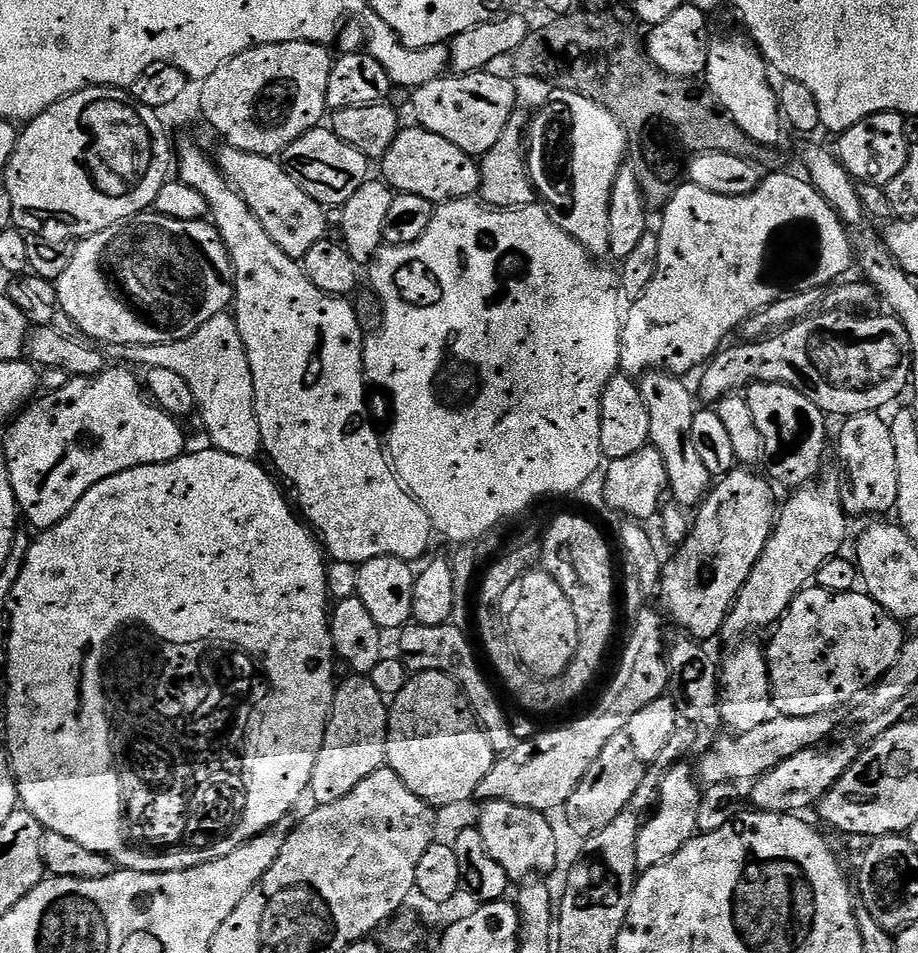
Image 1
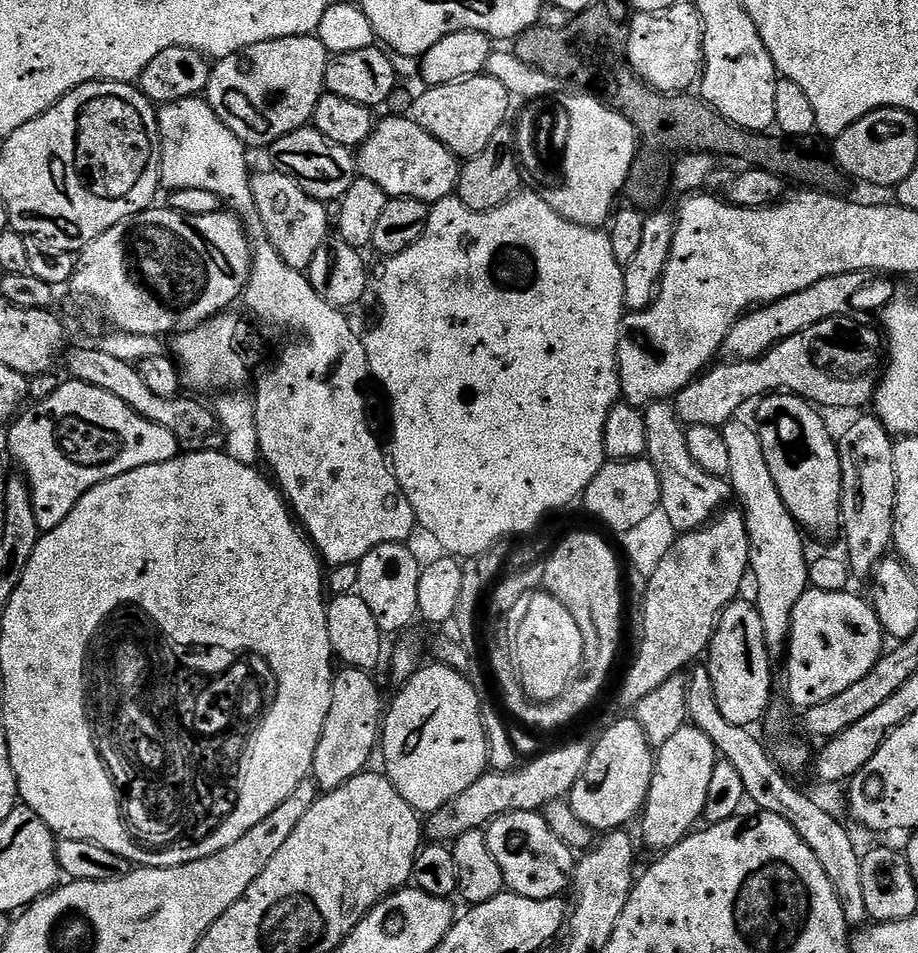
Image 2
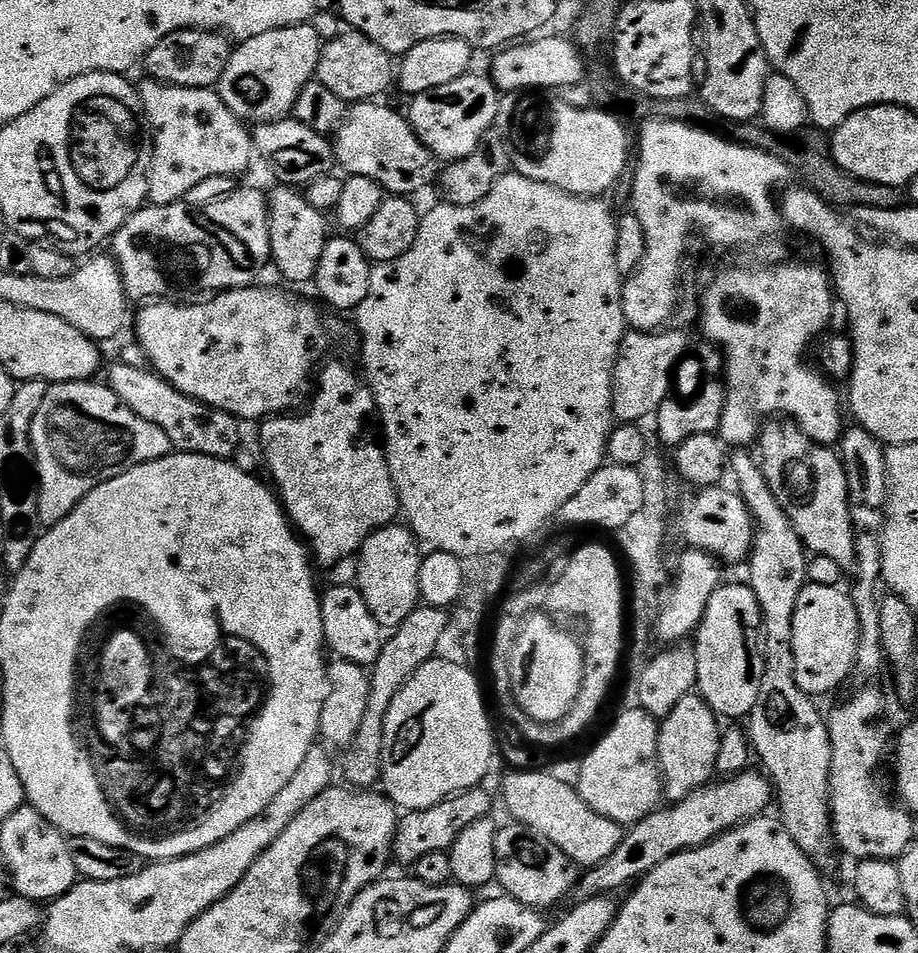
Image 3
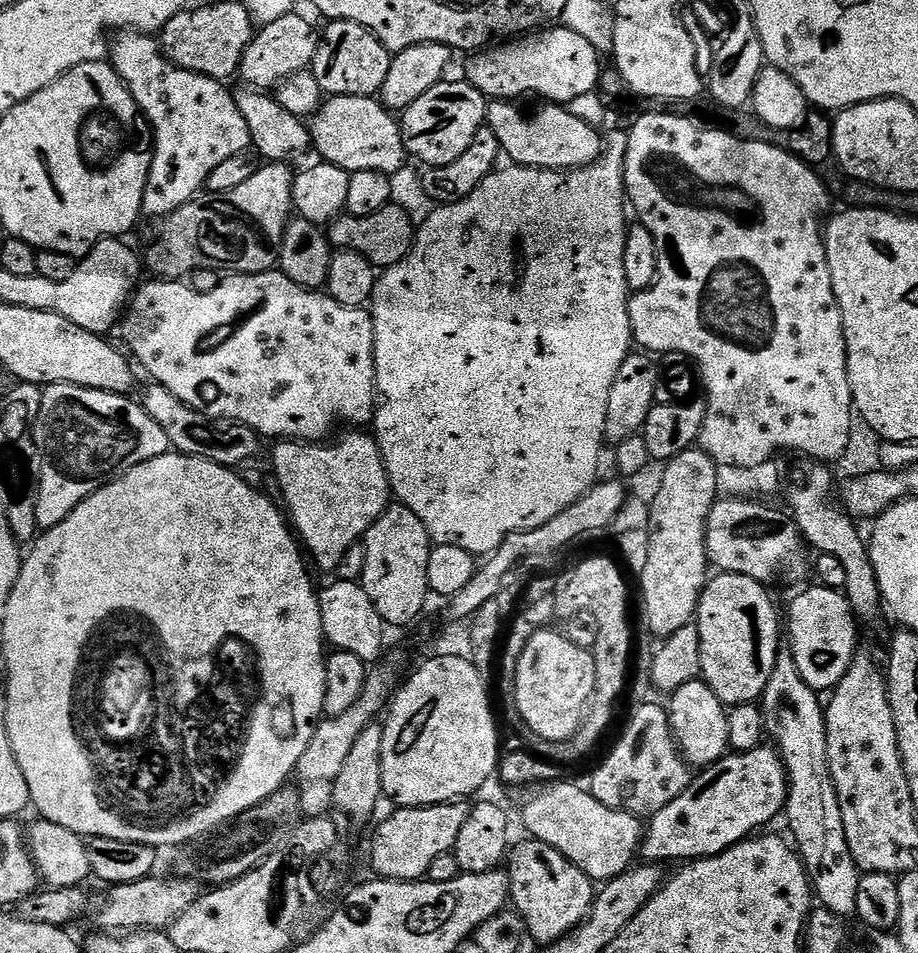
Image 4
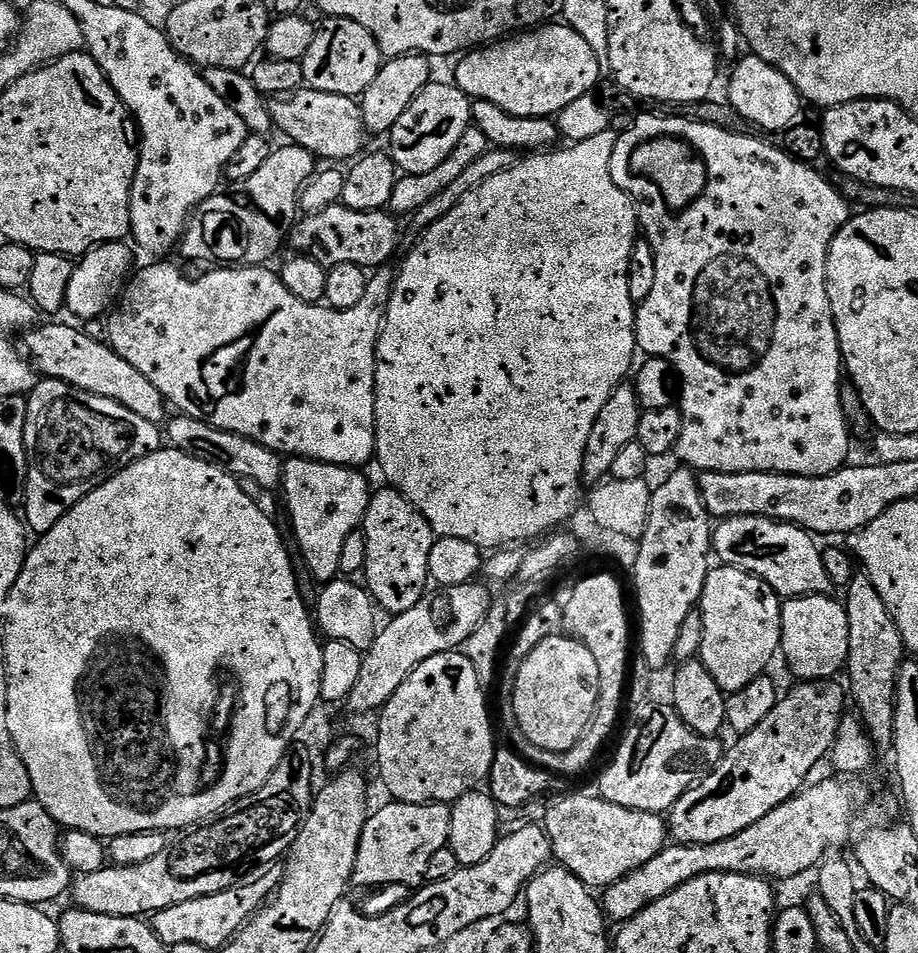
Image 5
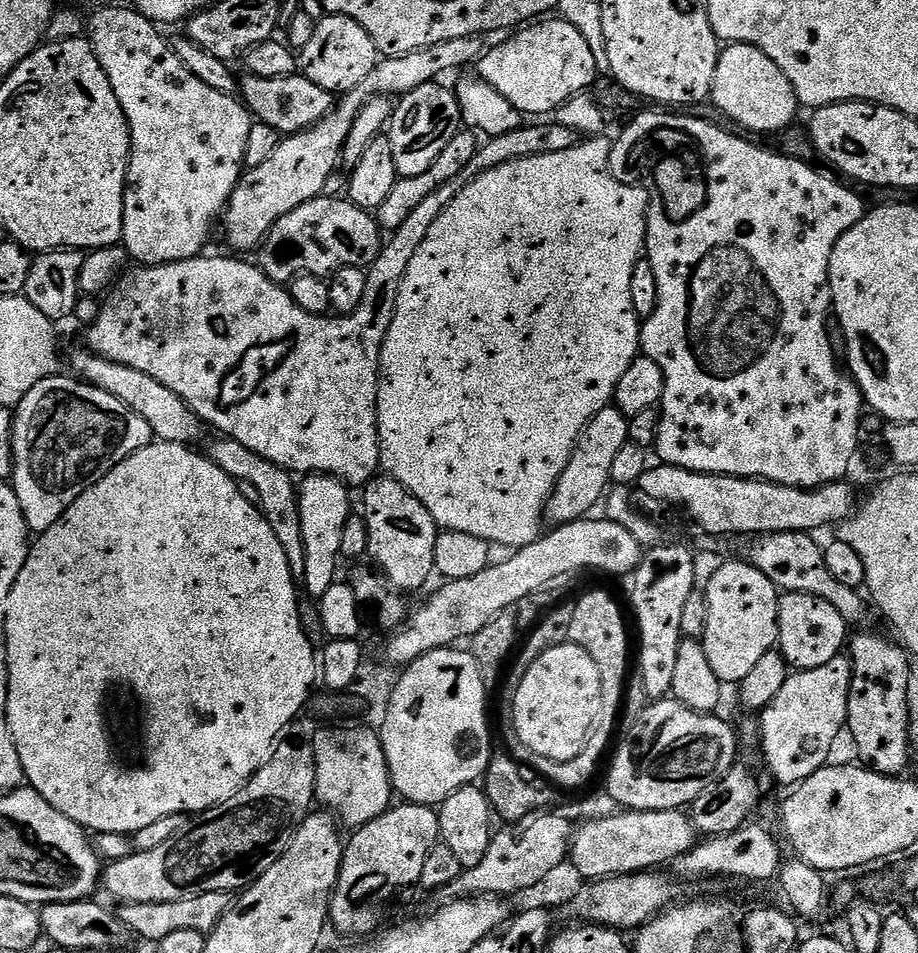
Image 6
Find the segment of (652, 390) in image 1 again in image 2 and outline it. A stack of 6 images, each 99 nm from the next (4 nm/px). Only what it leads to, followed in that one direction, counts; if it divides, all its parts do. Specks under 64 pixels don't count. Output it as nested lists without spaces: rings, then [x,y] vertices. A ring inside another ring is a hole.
[[[675,403],[649,404],[643,409],[643,414],[646,422],[646,458],[652,463],[654,470],[658,470],[659,511],[670,517],[670,523],[676,527],[677,533],[694,532],[704,527],[729,503],[730,485],[725,477],[711,476],[706,470],[702,470],[702,466],[698,466],[698,462],[694,462],[694,458],[688,453],[686,425],[680,421]]]

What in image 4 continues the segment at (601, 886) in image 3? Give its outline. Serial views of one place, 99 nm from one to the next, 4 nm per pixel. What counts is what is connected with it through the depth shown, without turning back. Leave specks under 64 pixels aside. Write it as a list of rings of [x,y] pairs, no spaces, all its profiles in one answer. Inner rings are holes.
[[[775,747],[732,752],[703,769],[674,802],[652,813],[639,855],[648,862],[691,862],[717,856],[763,829],[763,824],[785,811],[787,803],[788,776]]]

